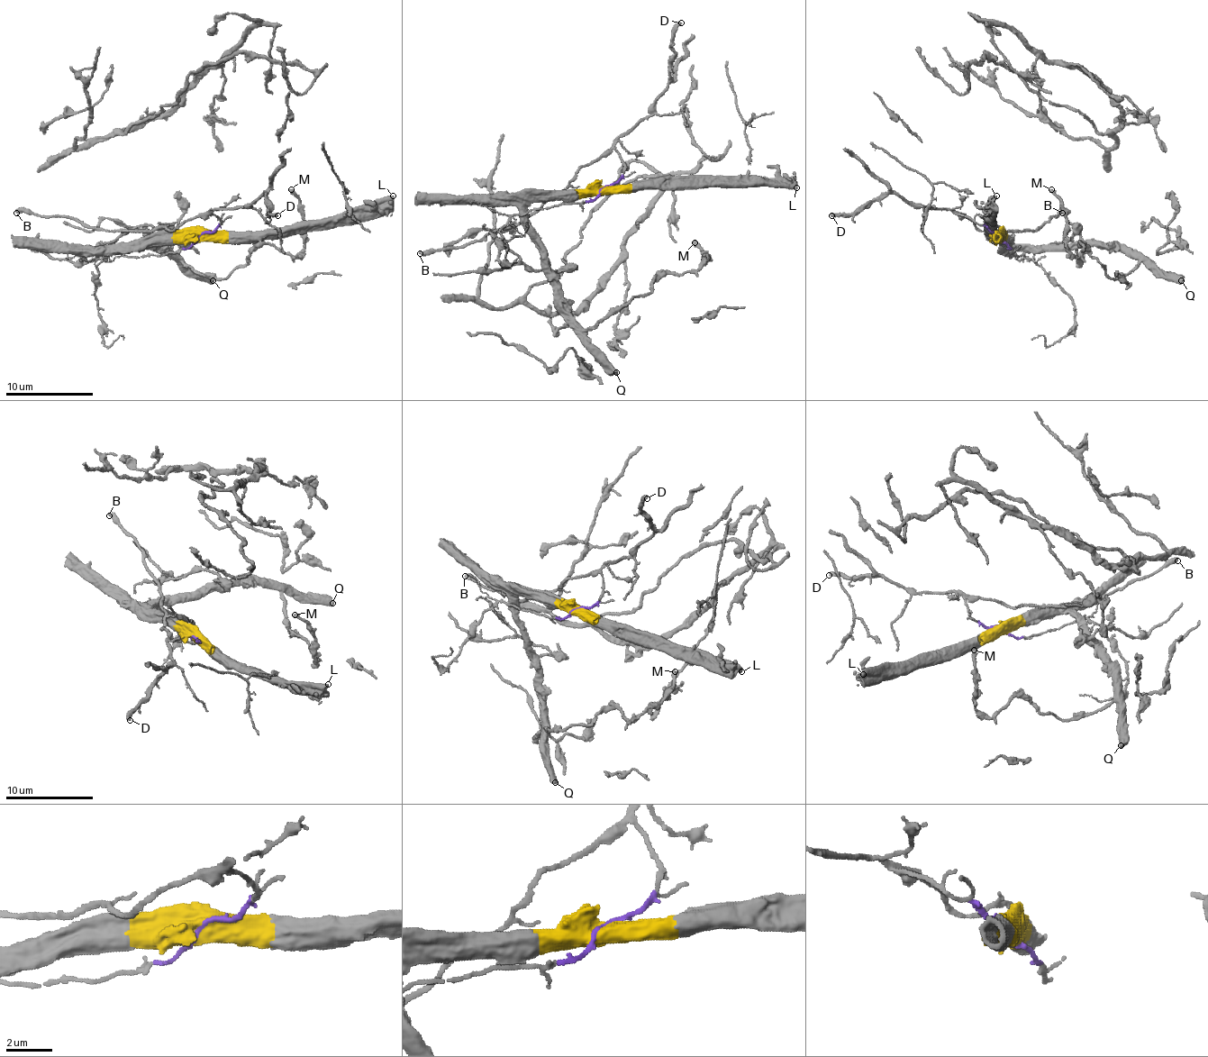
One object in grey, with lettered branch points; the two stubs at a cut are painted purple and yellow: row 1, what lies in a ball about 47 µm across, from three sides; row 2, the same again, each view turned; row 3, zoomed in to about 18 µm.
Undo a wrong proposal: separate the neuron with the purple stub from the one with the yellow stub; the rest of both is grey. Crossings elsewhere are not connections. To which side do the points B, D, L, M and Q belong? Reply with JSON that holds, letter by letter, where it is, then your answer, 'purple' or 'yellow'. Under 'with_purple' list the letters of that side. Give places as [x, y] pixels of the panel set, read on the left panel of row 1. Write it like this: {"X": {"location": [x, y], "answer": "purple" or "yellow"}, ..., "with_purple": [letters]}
{"B": {"location": [16, 213], "answer": "purple"}, "D": {"location": [277, 215], "answer": "purple"}, "L": {"location": [393, 195], "answer": "yellow"}, "M": {"location": [291, 189], "answer": "yellow"}, "Q": {"location": [213, 280], "answer": "yellow"}, "with_purple": ["B", "D"]}

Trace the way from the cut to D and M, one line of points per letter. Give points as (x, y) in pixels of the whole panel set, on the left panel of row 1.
D: (200, 237), (220, 223), (212, 213), (215, 208), (244, 208), (264, 193), (270, 204), (268, 213), (277, 215)
M: (200, 237), (123, 246), (163, 246), (203, 274), (224, 278), (264, 243), (295, 257), (305, 219), (290, 188)

